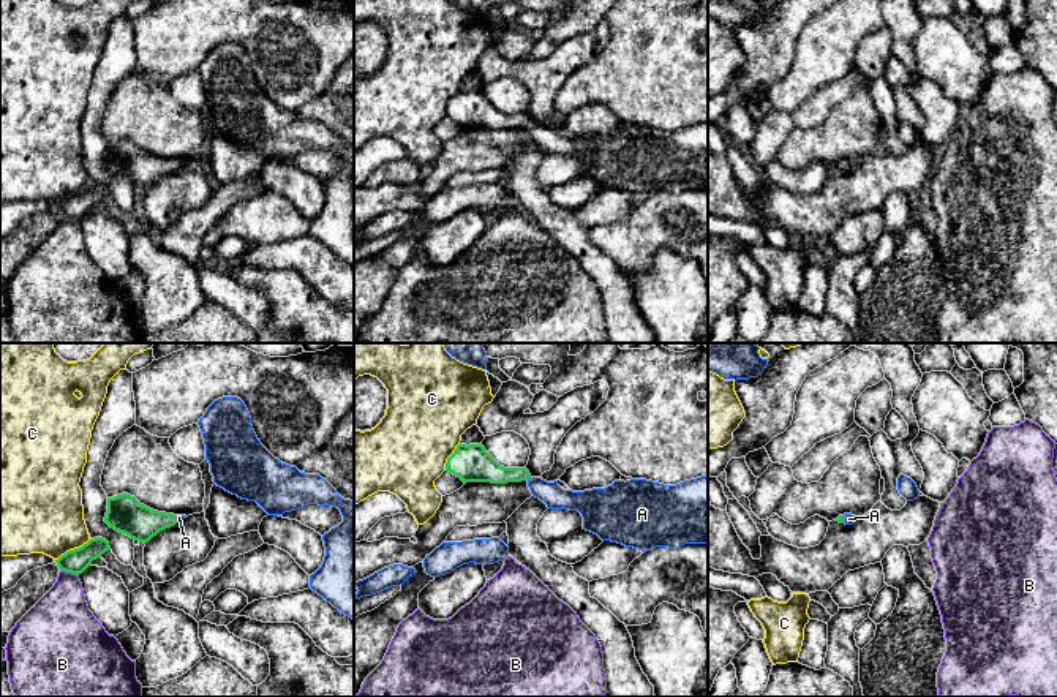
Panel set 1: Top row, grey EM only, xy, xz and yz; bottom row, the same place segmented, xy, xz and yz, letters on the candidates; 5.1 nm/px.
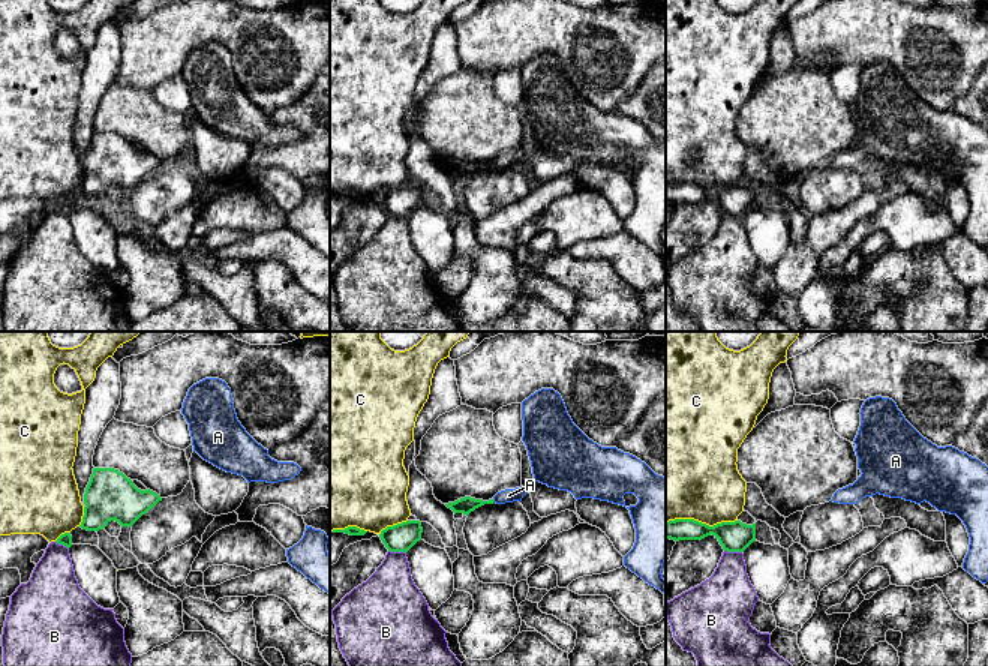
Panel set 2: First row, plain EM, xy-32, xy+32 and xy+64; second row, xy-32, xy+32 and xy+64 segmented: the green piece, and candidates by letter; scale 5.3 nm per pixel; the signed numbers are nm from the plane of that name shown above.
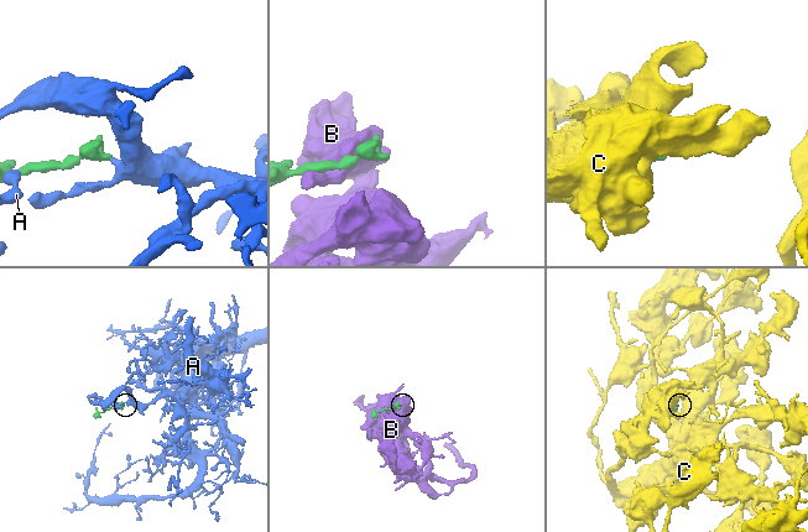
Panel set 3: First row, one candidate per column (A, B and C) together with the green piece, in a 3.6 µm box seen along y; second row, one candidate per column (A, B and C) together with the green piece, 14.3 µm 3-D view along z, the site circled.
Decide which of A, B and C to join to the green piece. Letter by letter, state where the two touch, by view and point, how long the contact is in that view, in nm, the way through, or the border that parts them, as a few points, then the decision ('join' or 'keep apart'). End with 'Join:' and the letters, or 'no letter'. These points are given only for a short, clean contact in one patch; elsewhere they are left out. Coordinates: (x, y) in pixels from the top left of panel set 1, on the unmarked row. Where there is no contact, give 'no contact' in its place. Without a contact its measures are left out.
A: xz (528, 124) | 30 nm | across xz (481, 113), (496, 120), (528, 124), (550, 139) | join
B: xy (70, 217) | 100 nm | keep apart
C: xy (75, 195) | 220 nm | keep apart
Join: A

